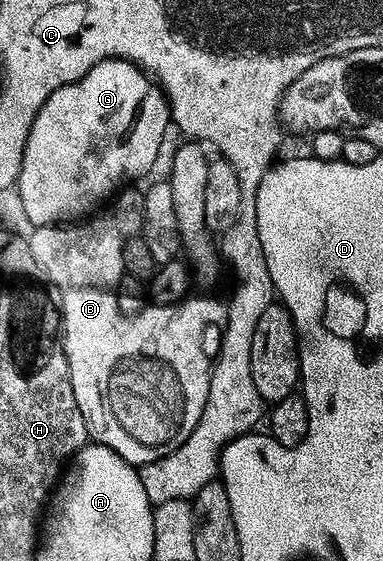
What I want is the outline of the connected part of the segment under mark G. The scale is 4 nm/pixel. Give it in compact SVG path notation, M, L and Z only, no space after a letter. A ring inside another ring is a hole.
M113 60L96 63L96 67L92 67L92 71L88 71L88 75L84 75L80 80L73 81L56 91L52 91L52 95L48 95L44 107L40 107L40 111L32 123L32 131L28 131L28 143L24 147L22 166L20 167L20 175L18 176L18 184L16 186L18 201L22 204L23 215L31 221L31 226L37 227L40 225L74 223L79 219L85 218L87 215L93 214L99 208L97 205L105 197L107 199L113 198L119 190L129 186L126 185L129 181L134 181L137 177L144 176L157 163L158 152L162 149L162 140L166 137L166 128L169 130L171 125L170 103L166 100L166 95L162 92L161 85L151 80L139 66L132 64L131 61Z

